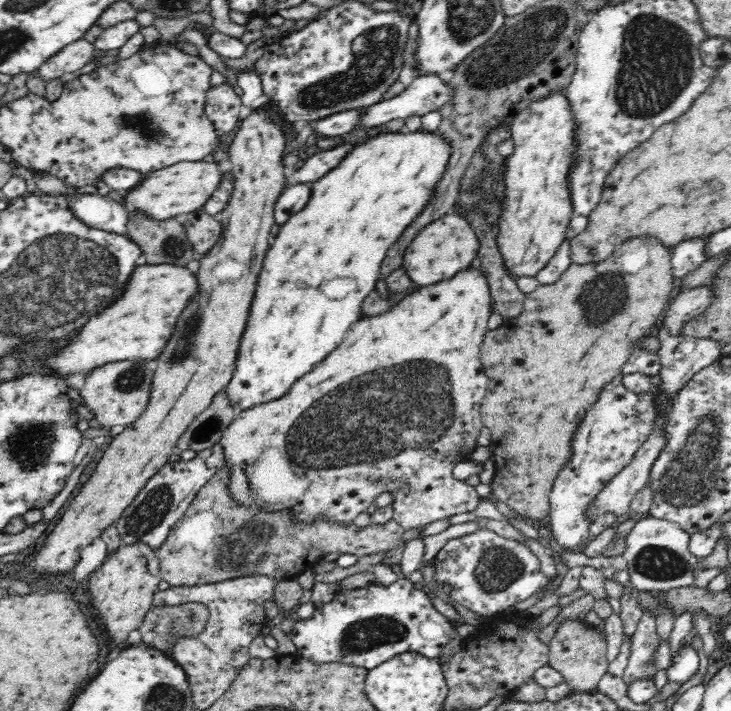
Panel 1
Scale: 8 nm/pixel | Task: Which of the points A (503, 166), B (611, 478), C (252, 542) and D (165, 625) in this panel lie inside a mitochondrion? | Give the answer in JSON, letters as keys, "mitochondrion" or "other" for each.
{"A":"other","B":"other","C":"mitochondrion","D":"other"}

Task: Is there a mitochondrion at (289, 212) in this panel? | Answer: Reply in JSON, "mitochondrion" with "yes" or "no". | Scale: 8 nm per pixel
{"mitochondrion":"no"}

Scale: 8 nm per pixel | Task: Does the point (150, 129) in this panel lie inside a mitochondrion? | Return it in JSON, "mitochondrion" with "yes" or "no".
{"mitochondrion":"yes"}

